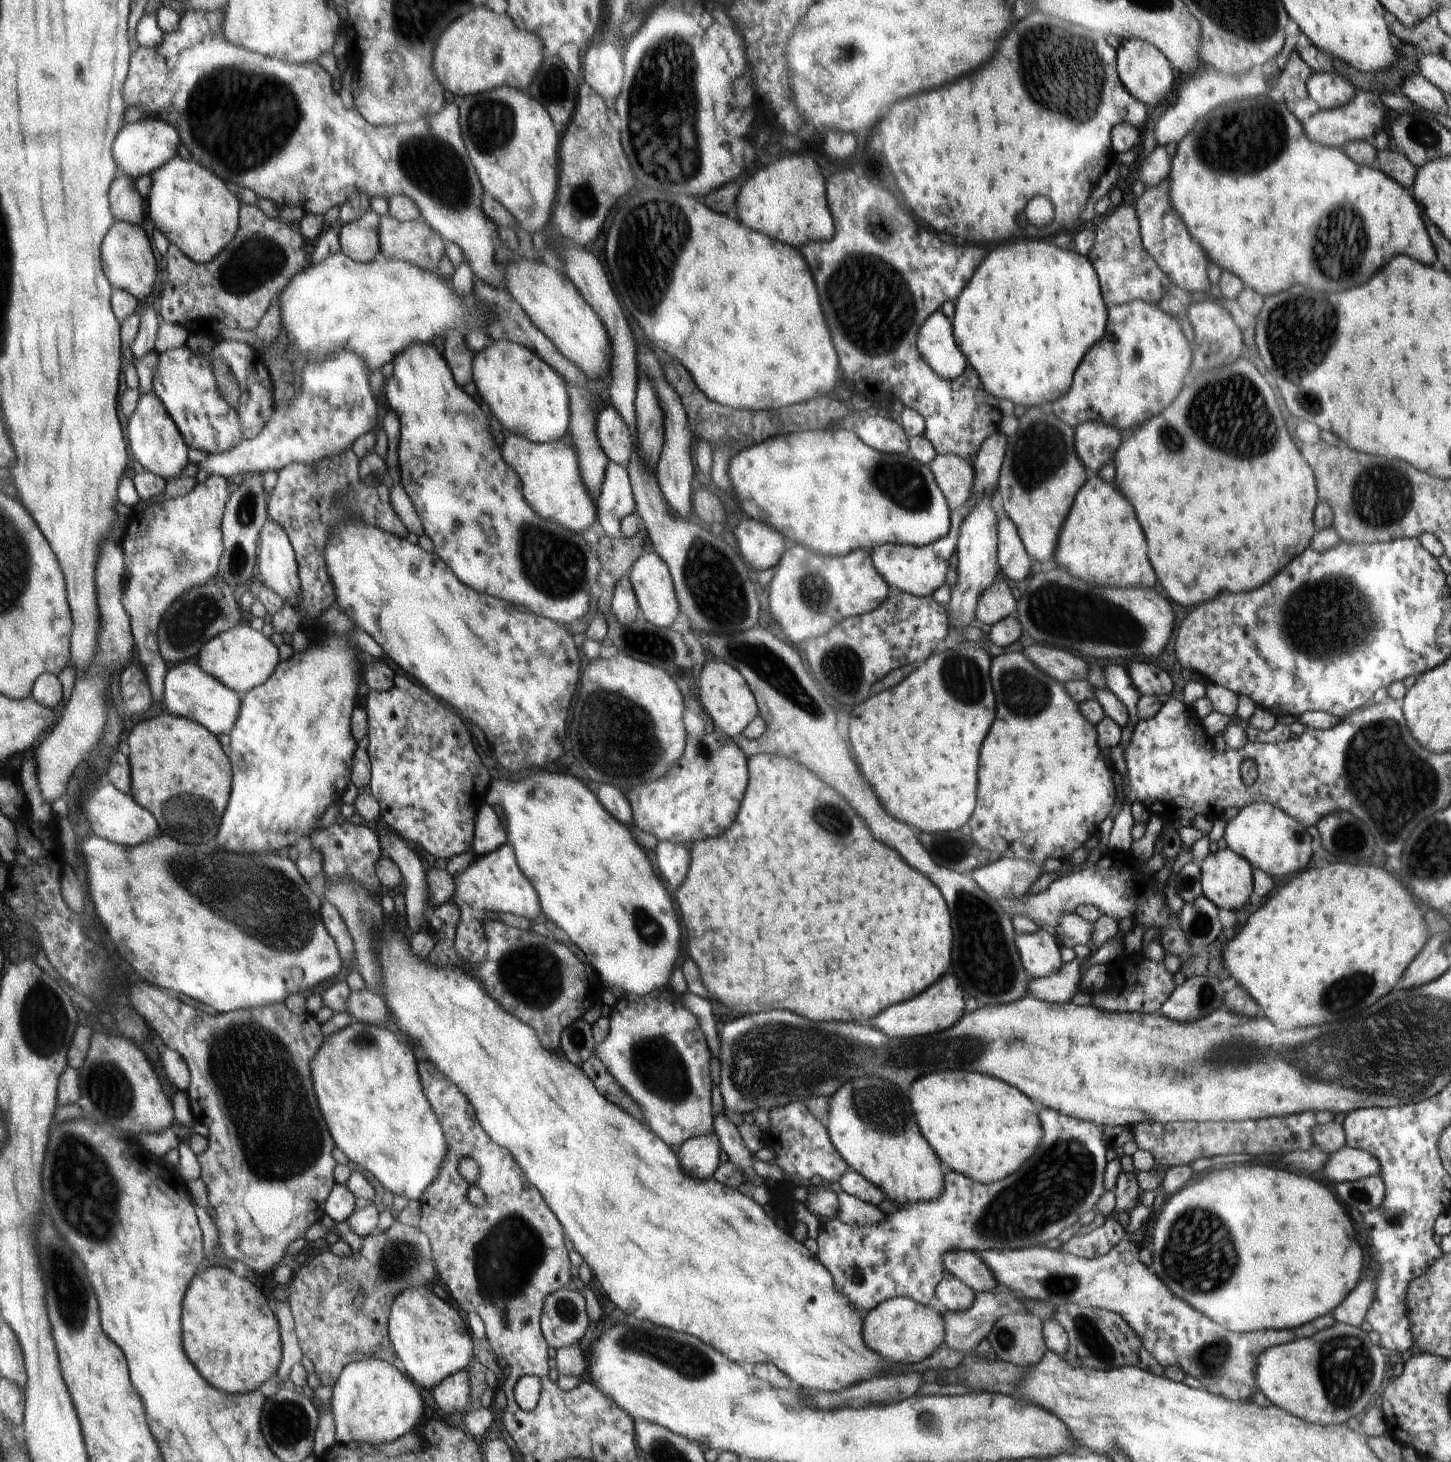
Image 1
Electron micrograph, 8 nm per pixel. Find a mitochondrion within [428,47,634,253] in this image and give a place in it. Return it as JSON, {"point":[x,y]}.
{"point":[490,121]}

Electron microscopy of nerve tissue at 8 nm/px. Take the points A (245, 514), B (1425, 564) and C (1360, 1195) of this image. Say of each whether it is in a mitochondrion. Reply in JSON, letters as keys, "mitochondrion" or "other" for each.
{"A":"mitochondrion","B":"other","C":"mitochondrion"}

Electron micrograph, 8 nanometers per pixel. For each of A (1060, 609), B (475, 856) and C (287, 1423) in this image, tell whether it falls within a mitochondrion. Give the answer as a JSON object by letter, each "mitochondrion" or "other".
{"A":"mitochondrion","B":"other","C":"mitochondrion"}

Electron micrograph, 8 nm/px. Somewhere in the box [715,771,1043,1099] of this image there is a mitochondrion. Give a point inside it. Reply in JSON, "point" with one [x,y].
{"point":[987,959]}

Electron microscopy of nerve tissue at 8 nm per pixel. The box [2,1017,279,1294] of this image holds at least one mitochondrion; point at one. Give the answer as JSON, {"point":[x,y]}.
{"point":[80,1176]}

